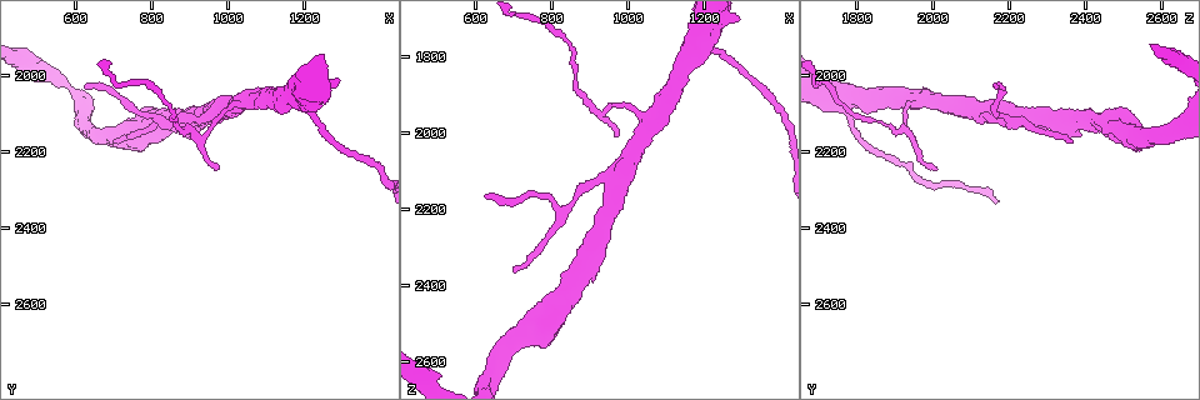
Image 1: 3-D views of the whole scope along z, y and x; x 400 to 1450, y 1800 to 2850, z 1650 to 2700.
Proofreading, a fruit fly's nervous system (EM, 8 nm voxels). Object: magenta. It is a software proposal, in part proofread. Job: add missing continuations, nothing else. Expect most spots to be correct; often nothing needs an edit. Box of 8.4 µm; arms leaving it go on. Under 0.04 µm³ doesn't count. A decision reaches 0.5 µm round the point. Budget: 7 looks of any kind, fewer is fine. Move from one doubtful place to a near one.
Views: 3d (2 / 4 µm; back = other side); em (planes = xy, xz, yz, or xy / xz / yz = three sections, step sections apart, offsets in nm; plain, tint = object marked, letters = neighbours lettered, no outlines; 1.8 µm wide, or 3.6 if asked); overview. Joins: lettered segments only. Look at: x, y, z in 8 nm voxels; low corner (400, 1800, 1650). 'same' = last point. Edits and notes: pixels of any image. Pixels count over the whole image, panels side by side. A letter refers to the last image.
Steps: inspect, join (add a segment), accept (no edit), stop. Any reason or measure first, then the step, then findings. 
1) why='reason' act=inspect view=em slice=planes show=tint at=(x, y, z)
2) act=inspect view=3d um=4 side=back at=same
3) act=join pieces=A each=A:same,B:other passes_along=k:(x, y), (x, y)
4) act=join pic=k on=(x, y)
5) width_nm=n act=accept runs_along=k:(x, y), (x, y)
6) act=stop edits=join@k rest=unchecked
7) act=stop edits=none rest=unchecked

why='an open end' act=inspect view=3d um=2 at=(630, 2025, 2160)

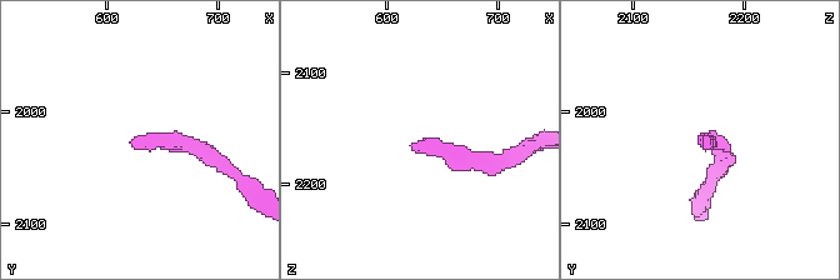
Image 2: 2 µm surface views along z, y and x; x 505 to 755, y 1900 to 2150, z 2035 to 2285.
why='now the EM' act=inspect view=em slice=planes show=tint at=(626, 2032, 2162)

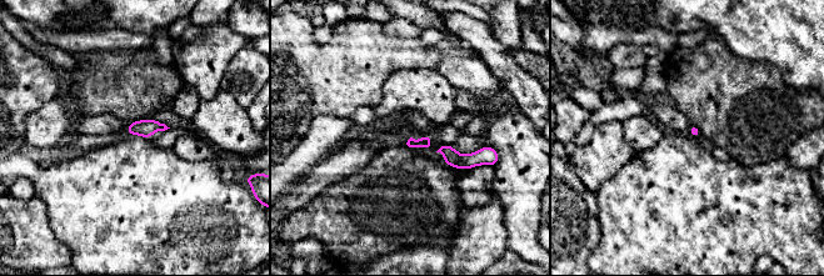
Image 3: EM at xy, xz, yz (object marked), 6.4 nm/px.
act=inspect view=em slice=planes show=letters at=same

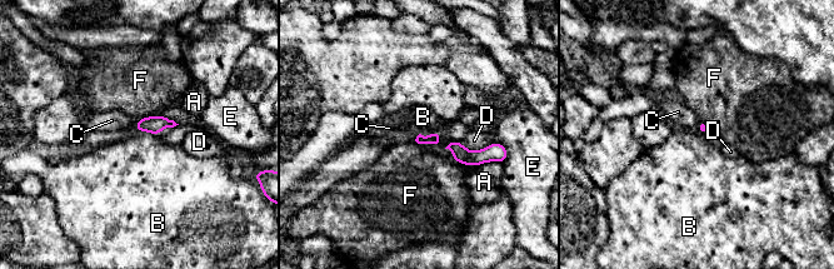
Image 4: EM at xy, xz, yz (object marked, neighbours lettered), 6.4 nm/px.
width_nm=70 act=accept each=A:other,B:other,C:other,D:other,E:other,F:other border=4:(140, 131), (151, 131), (159, 135) found='no lettered segment goes on from it'

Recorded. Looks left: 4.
why='branch stops here' act=inspect view=em slice=yz step=8 show=tint at=(960, 2235, 2000)

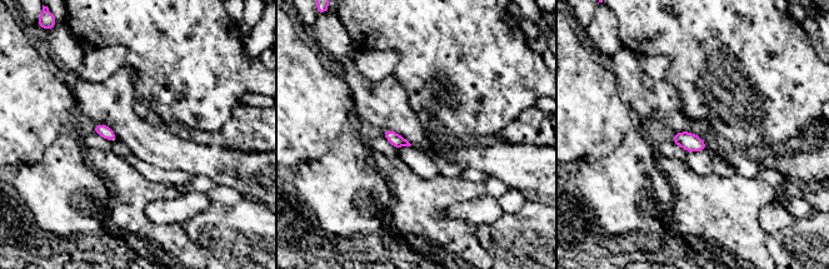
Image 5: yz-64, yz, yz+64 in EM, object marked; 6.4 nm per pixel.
why='cut it another way' act=inspect view=em slice=planes show=letters at=same

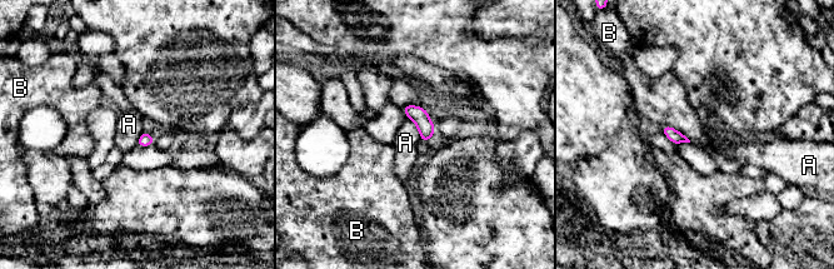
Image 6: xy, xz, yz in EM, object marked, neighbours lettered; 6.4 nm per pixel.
act=accept each=A:other,B:other border=6:(662, 124), (675, 128), (690, 142) found='none of them fits'

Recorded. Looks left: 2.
why='branch stops here' act=inspect view=em slice=planes show=letters at=(695, 2170, 2365)

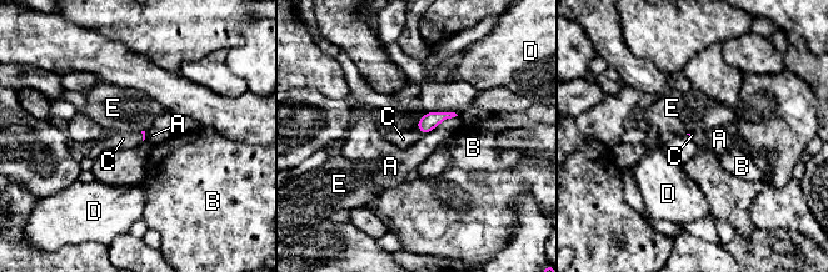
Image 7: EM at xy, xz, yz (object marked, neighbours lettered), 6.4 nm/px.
longest_contact=A:260nm act=join pieces=C each=A:other,B:other,C:same,D:other,E:other passes_along=7:(430, 120), (419, 129), (403, 139) found='the neuron continues'

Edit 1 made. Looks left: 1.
act=stop edits=join@7 rest=unchecked

